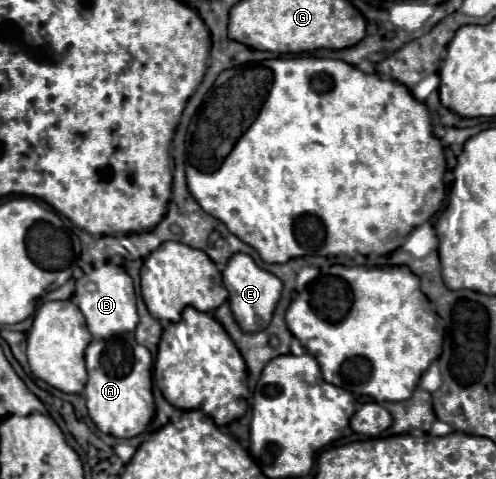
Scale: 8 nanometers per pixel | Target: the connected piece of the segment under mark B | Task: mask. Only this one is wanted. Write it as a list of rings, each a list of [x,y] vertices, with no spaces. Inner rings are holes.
[[[108,262],[94,268],[90,274],[82,276],[80,280],[76,280],[76,292],[72,300],[78,304],[80,312],[84,314],[88,330],[94,338],[110,338],[114,334],[132,332],[138,324],[134,284],[122,266],[114,266]]]

